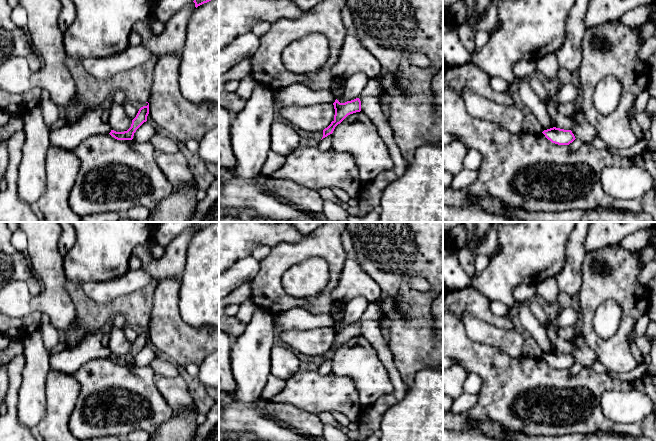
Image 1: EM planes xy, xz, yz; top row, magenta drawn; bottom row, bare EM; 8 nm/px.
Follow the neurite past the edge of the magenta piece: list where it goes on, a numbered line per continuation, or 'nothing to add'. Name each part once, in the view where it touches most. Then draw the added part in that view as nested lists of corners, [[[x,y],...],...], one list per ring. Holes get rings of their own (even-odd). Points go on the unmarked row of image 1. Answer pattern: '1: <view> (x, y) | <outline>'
nothing to add

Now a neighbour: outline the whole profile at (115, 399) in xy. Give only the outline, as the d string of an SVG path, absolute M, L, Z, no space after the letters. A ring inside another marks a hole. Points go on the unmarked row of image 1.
M97 358L86 362L72 375L81 387L69 419L69 430L80 441L104 436L125 439L137 430L151 436L174 414L158 391L156 375L150 366L117 364L110 358Z

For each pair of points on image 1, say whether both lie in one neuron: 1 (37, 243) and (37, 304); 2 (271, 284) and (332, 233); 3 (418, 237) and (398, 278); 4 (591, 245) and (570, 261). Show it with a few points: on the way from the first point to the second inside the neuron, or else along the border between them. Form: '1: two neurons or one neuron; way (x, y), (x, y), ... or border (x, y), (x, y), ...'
1: one neuron; way (45, 258), (47, 261), (47, 289)
2: one neuron; way (279, 267), (293, 253), (315, 245)
3: one neuron; way (417, 247), (398, 268)
4: two neurons; border (587, 232), (584, 238), (586, 251)

